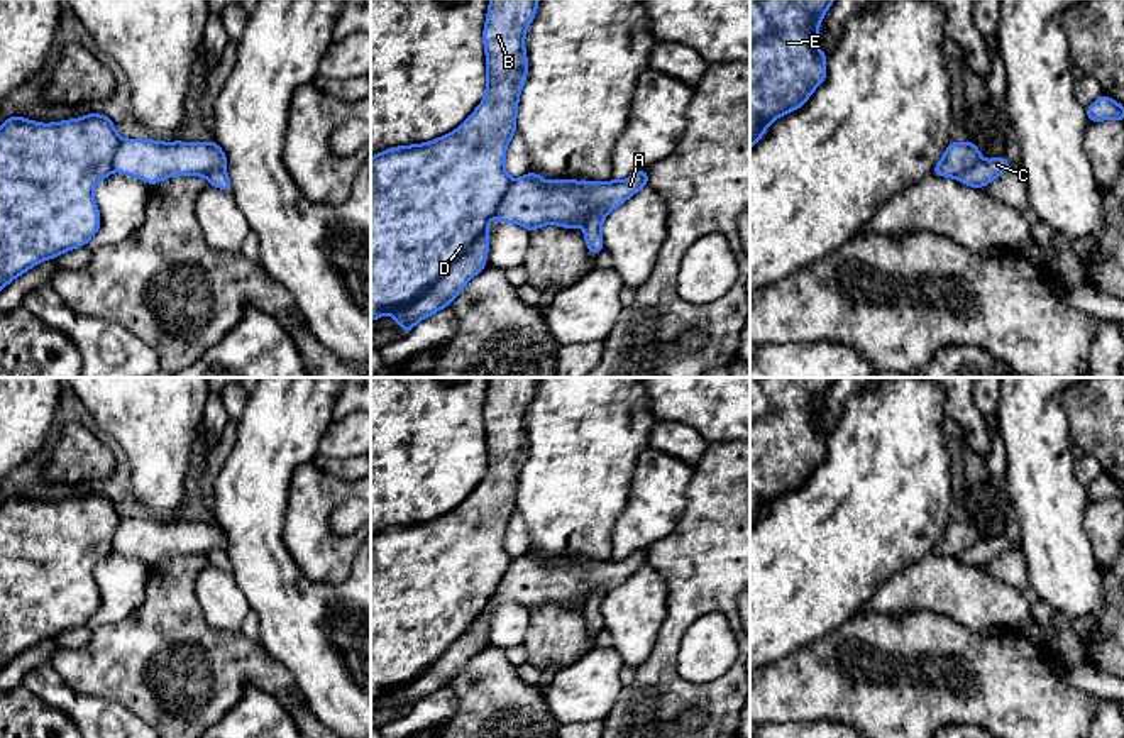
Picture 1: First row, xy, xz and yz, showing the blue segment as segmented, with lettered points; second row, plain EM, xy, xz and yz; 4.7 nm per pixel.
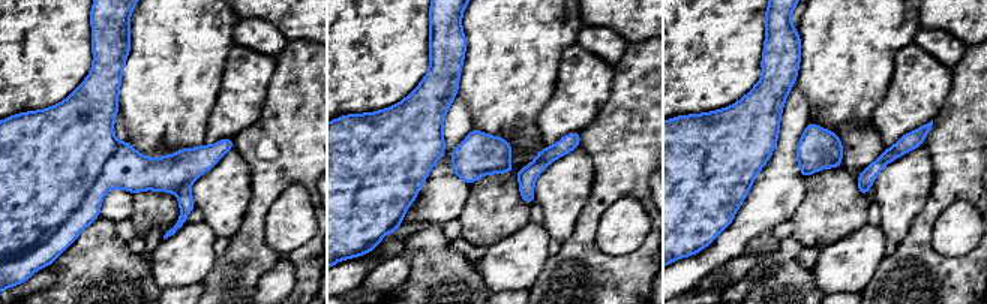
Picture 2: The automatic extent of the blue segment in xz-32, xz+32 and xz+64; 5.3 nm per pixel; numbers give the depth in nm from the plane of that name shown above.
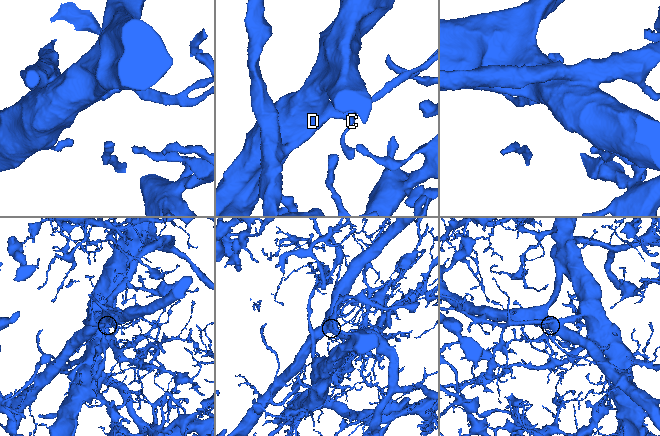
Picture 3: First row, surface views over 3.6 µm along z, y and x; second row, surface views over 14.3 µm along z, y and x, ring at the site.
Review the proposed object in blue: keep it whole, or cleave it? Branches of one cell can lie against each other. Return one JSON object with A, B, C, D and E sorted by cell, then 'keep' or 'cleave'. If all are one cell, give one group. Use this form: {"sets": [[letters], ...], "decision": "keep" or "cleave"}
{"sets": [["A", "B", "C", "D", "E"]], "decision": "keep"}

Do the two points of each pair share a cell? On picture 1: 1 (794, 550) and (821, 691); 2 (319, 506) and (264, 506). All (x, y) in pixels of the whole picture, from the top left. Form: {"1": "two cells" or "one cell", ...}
{"1": "two cells", "2": "two cells"}

